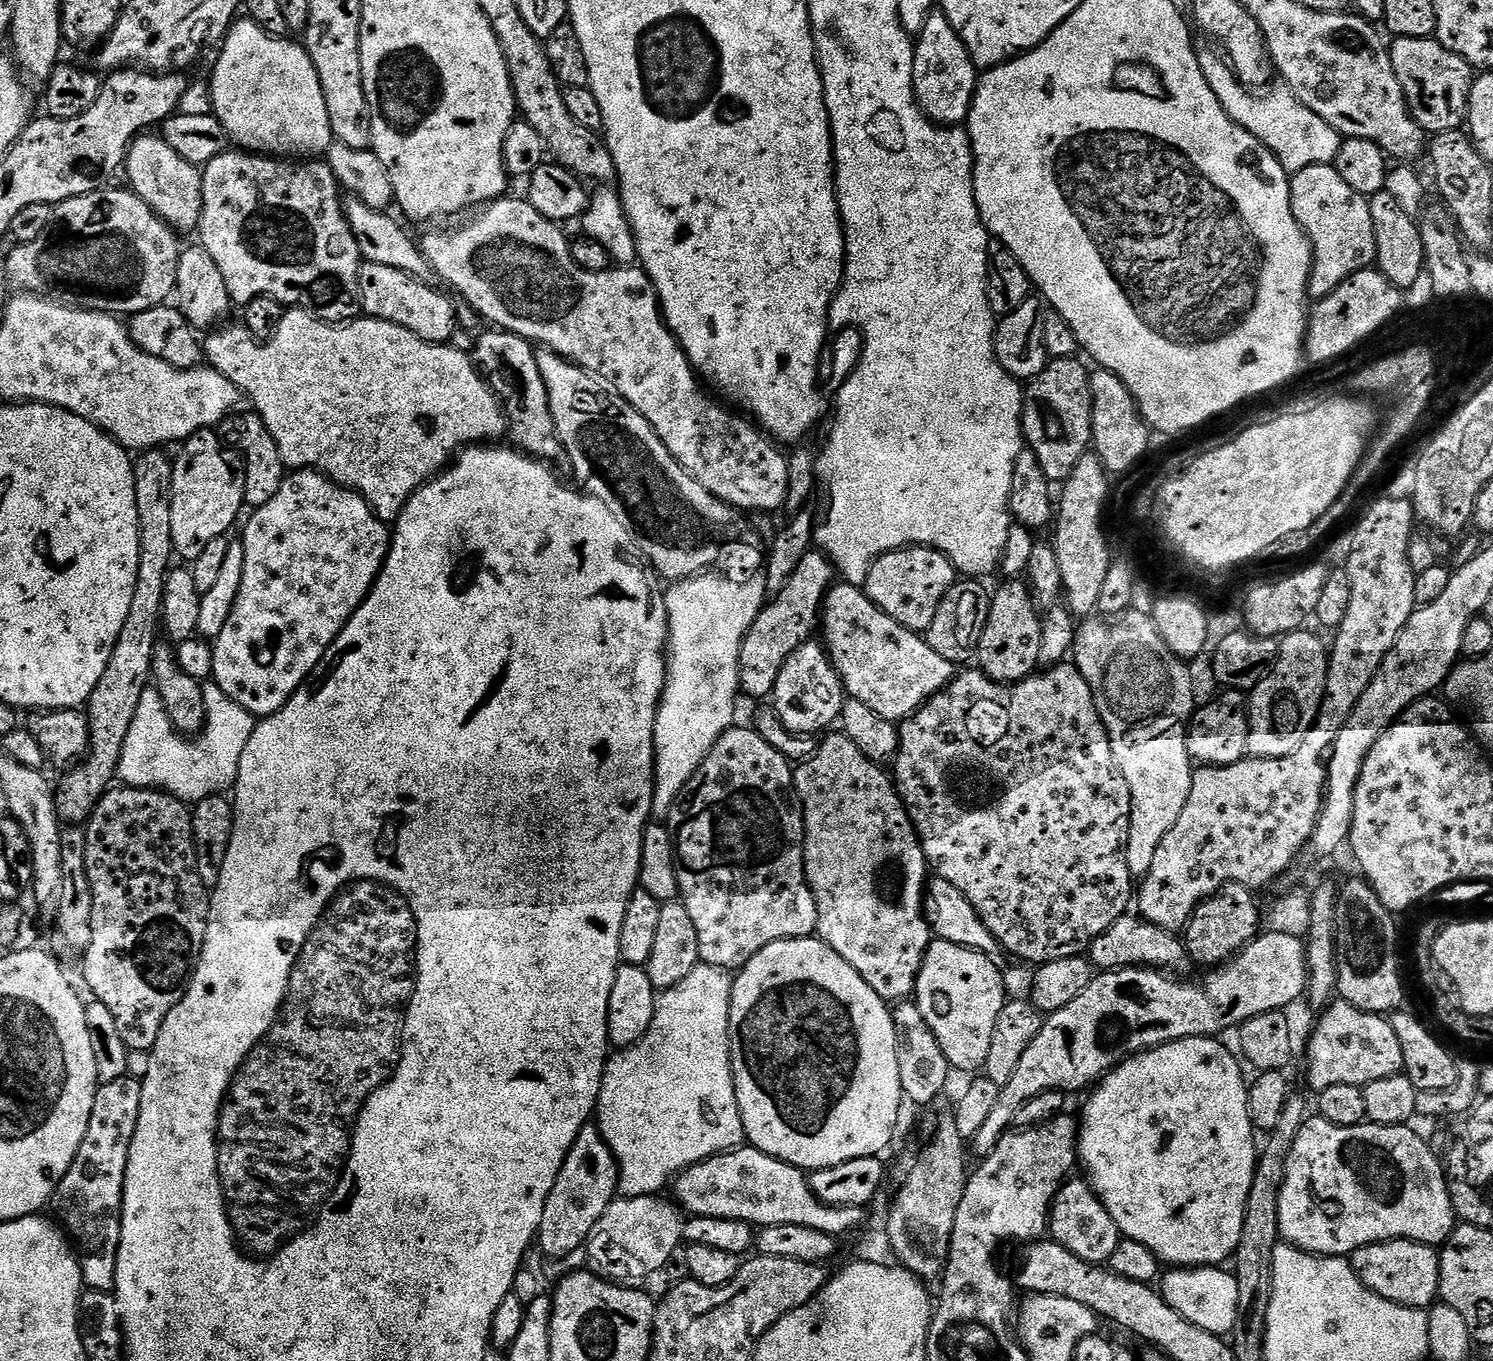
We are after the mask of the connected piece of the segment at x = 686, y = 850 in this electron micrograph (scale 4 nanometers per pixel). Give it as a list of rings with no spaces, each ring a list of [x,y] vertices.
[[[733,726],[724,731],[722,738],[718,738],[718,742],[714,742],[710,754],[706,754],[706,758],[700,763],[687,786],[684,787],[682,795],[668,811],[666,823],[674,833],[676,841],[676,869],[680,883],[679,899],[690,913],[691,920],[694,921],[694,930],[698,930],[698,950],[703,963],[715,968],[739,970],[745,968],[759,952],[766,950],[768,944],[779,940],[803,940],[816,932],[818,906],[804,869],[804,804],[796,789],[794,768],[787,758],[778,754],[778,750],[774,750],[774,746],[770,746],[770,742],[766,742],[766,738],[762,738],[756,733],[755,727]]]

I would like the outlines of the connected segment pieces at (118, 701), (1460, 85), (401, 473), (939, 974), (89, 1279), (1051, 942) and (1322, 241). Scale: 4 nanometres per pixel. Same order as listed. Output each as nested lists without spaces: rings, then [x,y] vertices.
[[[133,610],[127,615],[106,672],[87,702],[86,711],[92,732],[90,755],[67,771],[69,773],[56,790],[56,808],[65,823],[72,823],[69,825],[80,826],[91,819],[101,798],[109,791],[119,773],[126,736],[134,722],[142,694],[151,681],[154,646],[159,639],[161,624],[159,611]]]
[[[1426,36],[1395,37],[1388,53],[1394,66],[1394,74],[1408,100],[1408,109],[1425,133],[1454,132],[1465,127],[1468,99],[1472,94],[1474,79],[1474,69],[1470,62],[1466,62],[1466,58],[1446,50],[1446,46],[1442,46],[1439,40]]]
[[[289,307],[282,318],[282,326],[278,326],[278,334],[272,340],[263,342],[255,340],[248,329],[243,326],[224,328],[213,331],[212,337],[206,340],[206,360],[214,370],[218,370],[234,386],[240,389],[250,399],[255,415],[259,416],[266,430],[278,442],[278,454],[282,454],[282,462],[288,470],[315,470],[324,473],[330,480],[336,481],[344,488],[350,488],[360,493],[365,502],[376,512],[376,517],[385,522],[395,522],[400,519],[401,512],[408,505],[408,499],[429,480],[440,475],[449,467],[450,461],[465,446],[476,446],[481,442],[496,442],[500,435],[509,431],[508,417],[492,387],[484,381],[476,367],[473,357],[468,356],[448,344],[431,344],[414,334],[410,330],[402,330],[394,322],[373,320],[371,318],[357,318],[351,322],[329,322],[321,320],[315,312],[308,312],[304,308]]]
[[[933,939],[920,964],[914,999],[955,1071],[979,1073],[990,1054],[990,1038],[1006,1003],[1004,976],[996,962],[985,952]]]
[[[129,1074],[114,1078],[114,1082],[97,1087],[94,1110],[90,1110],[90,1126],[86,1126],[86,1138],[82,1138],[82,1146],[78,1146],[78,1154],[70,1170],[50,1201],[51,1207],[56,1207],[55,1219],[74,1241],[84,1283],[94,1292],[112,1292],[116,1286],[126,1162],[130,1158],[134,1130],[138,1130],[144,1089],[143,1083],[137,1077],[135,1080],[134,1076]]]
[[[1075,663],[1060,664],[1057,668],[1052,668],[1049,672],[1037,671],[1035,674],[1028,674],[1025,680],[1020,680],[1017,684],[1012,684],[1007,688],[1004,684],[999,684],[996,680],[991,680],[989,673],[984,670],[975,670],[976,672],[968,672],[972,670],[964,670],[961,674],[953,675],[952,683],[948,687],[933,696],[932,699],[924,703],[914,715],[908,717],[899,725],[900,729],[900,751],[896,753],[894,761],[894,783],[900,794],[900,801],[904,804],[909,818],[912,819],[912,825],[916,827],[916,834],[920,838],[920,845],[924,848],[924,856],[928,860],[929,865],[934,869],[935,875],[946,878],[950,882],[954,882],[954,886],[958,886],[958,890],[962,890],[962,894],[966,894],[966,898],[970,902],[970,906],[974,906],[974,910],[980,915],[980,920],[990,930],[990,934],[994,934],[994,938],[1000,943],[1001,949],[1012,956],[1017,956],[1020,960],[1029,960],[1032,966],[1041,964],[1049,964],[1055,960],[1062,958],[1070,958],[1071,956],[1084,956],[1091,949],[1093,942],[1102,934],[1106,934],[1106,930],[1110,930],[1110,926],[1114,926],[1114,922],[1118,922],[1118,918],[1122,918],[1129,911],[1128,903],[1134,900],[1134,877],[1132,870],[1128,865],[1128,835],[1130,834],[1130,818],[1132,817],[1132,795],[1130,794],[1130,786],[1126,782],[1126,774],[1122,774],[1122,766],[1118,766],[1118,758],[1114,758],[1114,750],[1110,746],[1110,738],[1106,726],[1102,722],[1102,718],[1098,714],[1098,706],[1094,702],[1094,694],[1090,690],[1090,686],[1086,682],[1086,678],[1082,678],[1082,674],[1076,668]]]
[[[1332,164],[1306,166],[1295,173],[1291,181],[1290,202],[1294,218],[1312,244],[1312,277],[1308,280],[1308,293],[1313,301],[1317,301],[1338,290],[1338,286],[1354,274],[1376,264],[1376,227],[1370,214],[1369,197],[1358,194]]]

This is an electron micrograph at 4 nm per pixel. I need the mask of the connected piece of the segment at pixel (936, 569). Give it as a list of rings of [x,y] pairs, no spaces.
[[[913,546],[879,556],[872,564],[866,591],[871,600],[906,630],[926,634],[942,600],[956,585],[958,573],[948,557],[936,548]]]

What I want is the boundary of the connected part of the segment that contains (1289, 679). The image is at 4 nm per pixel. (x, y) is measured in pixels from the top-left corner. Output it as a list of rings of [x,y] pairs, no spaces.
[[[1309,630],[1288,633],[1280,640],[1280,653],[1274,670],[1252,689],[1252,706],[1247,707],[1248,751],[1255,759],[1286,758],[1306,742],[1306,734],[1316,726],[1324,691],[1328,685],[1330,648]]]

